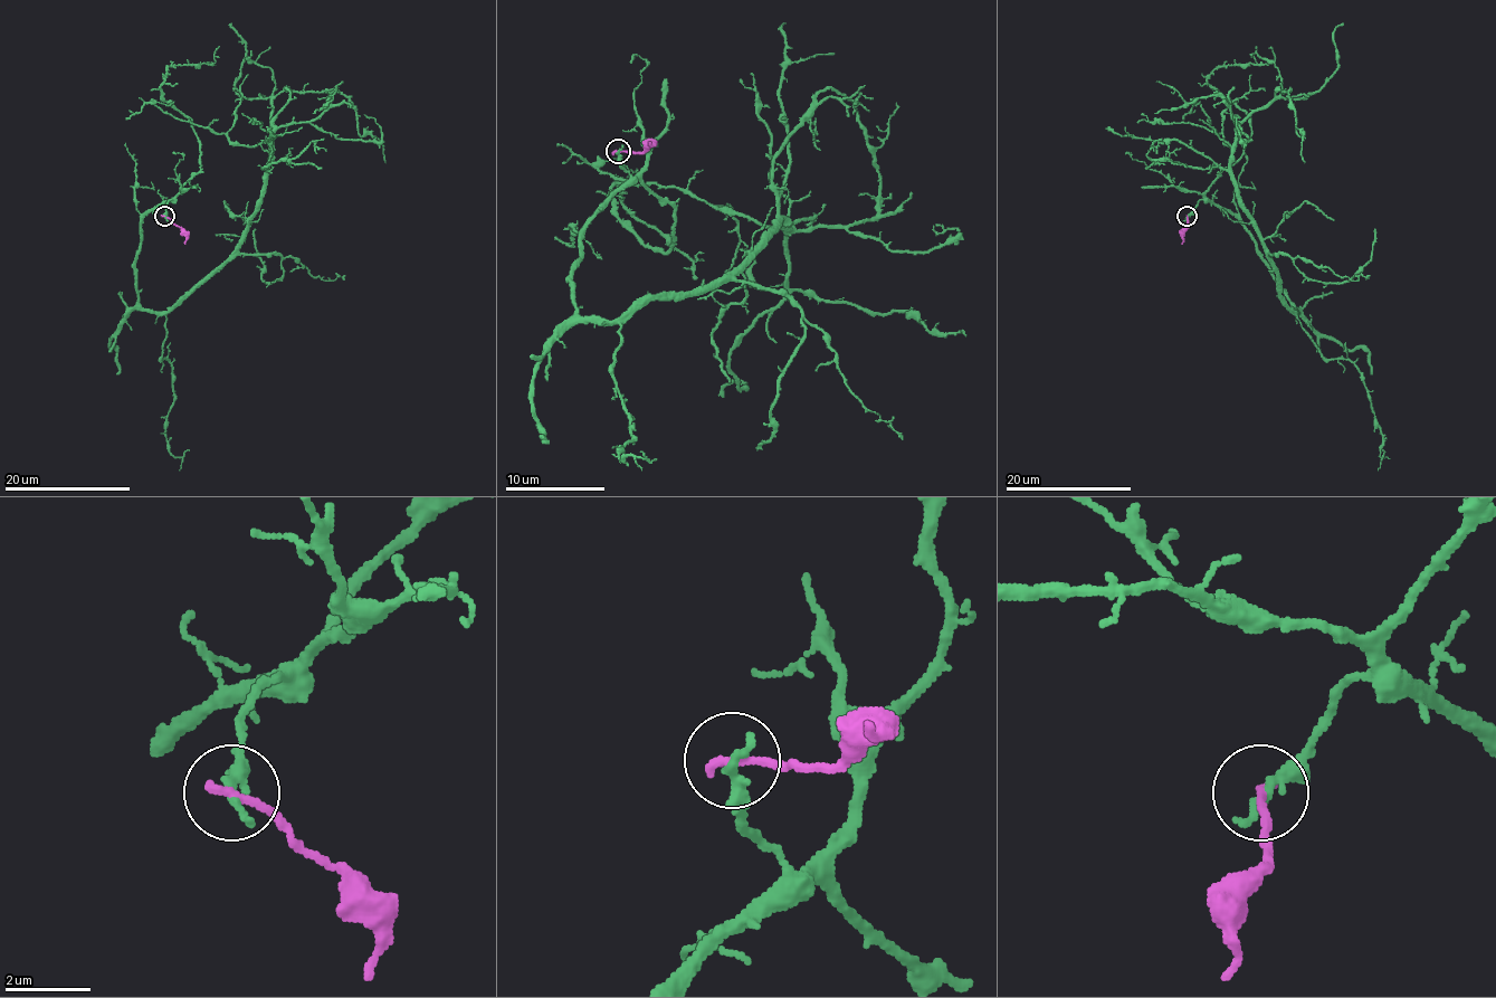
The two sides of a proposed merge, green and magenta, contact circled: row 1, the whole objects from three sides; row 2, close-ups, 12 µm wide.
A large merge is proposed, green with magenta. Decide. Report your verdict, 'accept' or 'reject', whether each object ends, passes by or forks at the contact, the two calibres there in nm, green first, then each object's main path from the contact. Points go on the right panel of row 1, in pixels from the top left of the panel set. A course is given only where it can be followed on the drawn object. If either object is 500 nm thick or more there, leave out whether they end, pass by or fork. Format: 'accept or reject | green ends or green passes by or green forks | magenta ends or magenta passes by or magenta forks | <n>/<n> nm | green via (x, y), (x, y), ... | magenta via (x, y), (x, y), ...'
reject | green ends | magenta ends | 280/240 nm | green via (1188, 217), (1204, 199), (1227, 209), (1294, 311), (1231, 171), (1239, 126), (1277, 91), (1289, 91), (1304, 163) | magenta via (1188, 217), (1181, 244)

